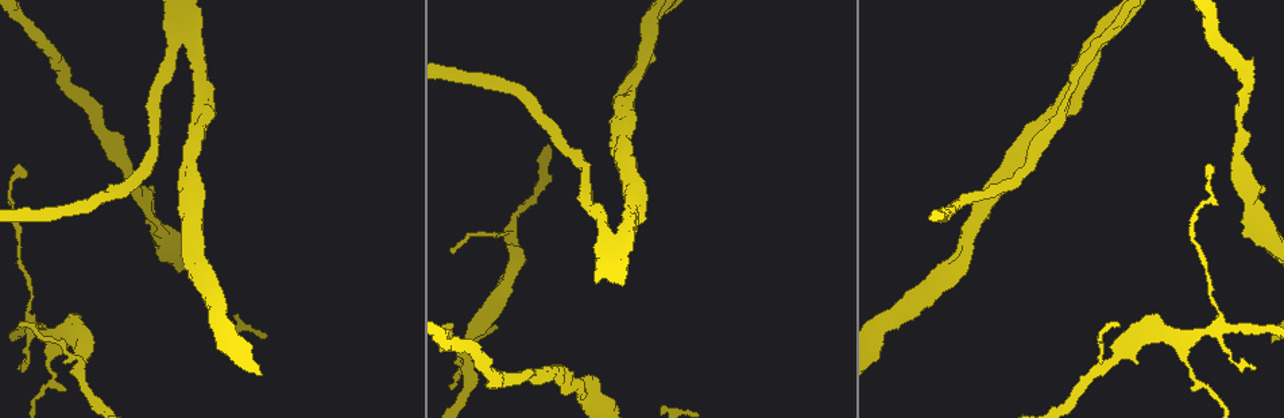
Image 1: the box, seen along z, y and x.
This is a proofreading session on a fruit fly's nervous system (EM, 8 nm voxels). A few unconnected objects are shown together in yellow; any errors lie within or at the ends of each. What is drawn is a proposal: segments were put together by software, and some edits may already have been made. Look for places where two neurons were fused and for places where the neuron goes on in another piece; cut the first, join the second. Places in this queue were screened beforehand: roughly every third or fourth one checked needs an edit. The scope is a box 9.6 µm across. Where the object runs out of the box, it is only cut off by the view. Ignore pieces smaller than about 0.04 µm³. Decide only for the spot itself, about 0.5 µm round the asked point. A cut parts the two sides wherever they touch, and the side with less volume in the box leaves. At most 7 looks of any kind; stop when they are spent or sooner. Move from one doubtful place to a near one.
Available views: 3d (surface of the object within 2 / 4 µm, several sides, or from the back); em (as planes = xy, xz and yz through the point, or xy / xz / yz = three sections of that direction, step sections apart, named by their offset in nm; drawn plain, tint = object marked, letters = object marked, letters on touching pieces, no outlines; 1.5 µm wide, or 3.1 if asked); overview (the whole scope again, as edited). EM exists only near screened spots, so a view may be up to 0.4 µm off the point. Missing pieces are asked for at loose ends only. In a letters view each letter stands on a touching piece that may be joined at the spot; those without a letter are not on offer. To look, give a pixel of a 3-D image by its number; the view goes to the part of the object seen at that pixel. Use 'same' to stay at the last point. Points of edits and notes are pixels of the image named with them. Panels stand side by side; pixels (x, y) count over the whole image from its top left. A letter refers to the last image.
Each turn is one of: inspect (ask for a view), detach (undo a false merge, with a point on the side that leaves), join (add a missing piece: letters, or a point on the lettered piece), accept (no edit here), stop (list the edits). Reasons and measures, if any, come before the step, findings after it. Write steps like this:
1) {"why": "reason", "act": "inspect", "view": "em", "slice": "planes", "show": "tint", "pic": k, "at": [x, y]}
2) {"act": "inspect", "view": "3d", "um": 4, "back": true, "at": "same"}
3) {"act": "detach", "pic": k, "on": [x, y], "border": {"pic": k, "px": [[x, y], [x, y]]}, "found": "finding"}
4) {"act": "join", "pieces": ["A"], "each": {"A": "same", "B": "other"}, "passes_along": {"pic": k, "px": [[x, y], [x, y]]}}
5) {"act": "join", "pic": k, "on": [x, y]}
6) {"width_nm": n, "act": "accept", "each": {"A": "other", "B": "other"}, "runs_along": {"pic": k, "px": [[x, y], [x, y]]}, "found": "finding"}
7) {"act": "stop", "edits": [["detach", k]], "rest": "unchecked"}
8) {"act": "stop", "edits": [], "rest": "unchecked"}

{"why": "a narrow waist", "act": "inspect", "view": "3d", "um": 2, "back": true, "pic": 1, "at": [1247, 87]}

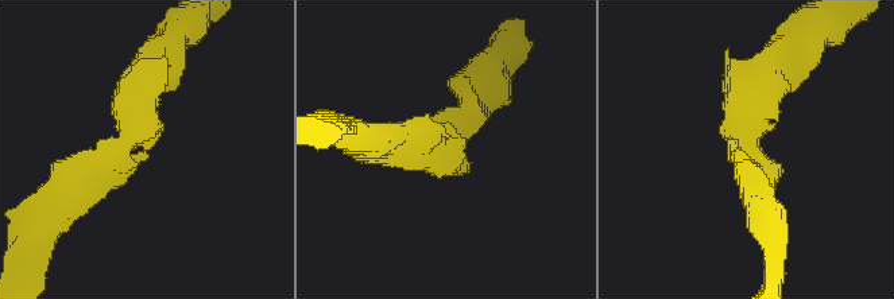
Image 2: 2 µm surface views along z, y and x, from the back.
{"arm_widths_nm": [220, 260], "act": "inspect", "view": "em", "slice": "planes", "show": "letters", "pic": 2, "at": [416, 157]}

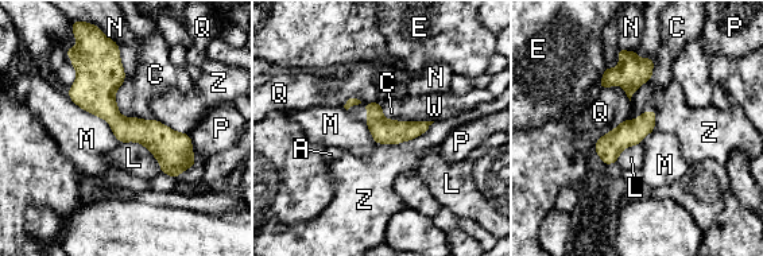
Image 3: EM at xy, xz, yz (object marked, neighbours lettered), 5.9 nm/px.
{"width_nm": 150, "act": "accept", "each": {"A": "other", "C": "other", "E": "other", "L": "other", "M": "other", "N": "other", "P": "other", "Q": "other", "W": "other", "Z": "other"}, "border": {"pic": 3, "px": [[66, 94], [103, 117], [120, 142]]}, "found": "one neuron here"}

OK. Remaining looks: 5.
{"why": "branch stops here", "act": "inspect", "view": "em", "slice": "planes", "show": "letters", "pic": 1, "at": [593, 250]}

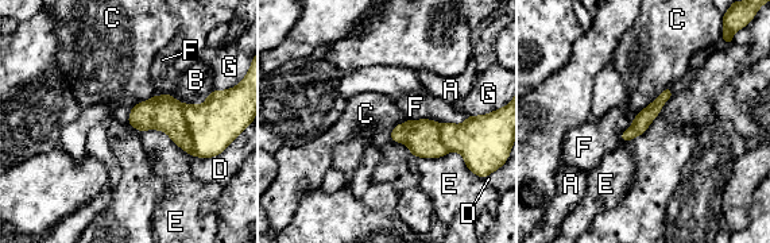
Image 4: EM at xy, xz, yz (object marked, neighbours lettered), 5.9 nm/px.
{"act": "accept", "each": {"A": "other", "B": "other", "C": "other", "D": "other", "E": "other", "F": "other", "G": "other"}, "found": "none of them fits"}

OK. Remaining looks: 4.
{"why": "thin end", "act": "inspect", "view": "3d", "um": 2, "pic": 1, "at": [1254, 366]}

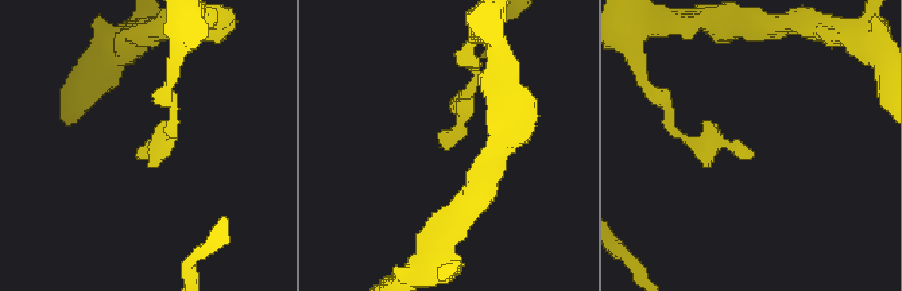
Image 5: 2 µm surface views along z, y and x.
{"why": "shape alone is not enough", "act": "inspect", "view": "em", "slice": "planes", "show": "letters", "pic": 5, "at": [444, 148]}

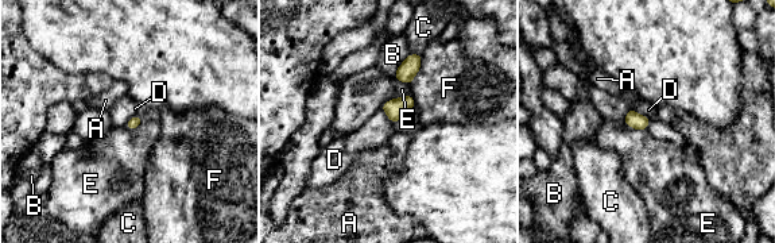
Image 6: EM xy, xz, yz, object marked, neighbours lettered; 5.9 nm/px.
{"width_nm": 70, "act": "accept", "each": {"A": "other", "B": "other", "C": "other", "D": "other", "E": "other", "F": "other"}, "border": {"pic": 6, "px": [[631, 107], [650, 120]]}, "found": "no lettered piece goes on from it"}

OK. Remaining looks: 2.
{"act": "stop", "edits": [], "rest": "unchecked"}

